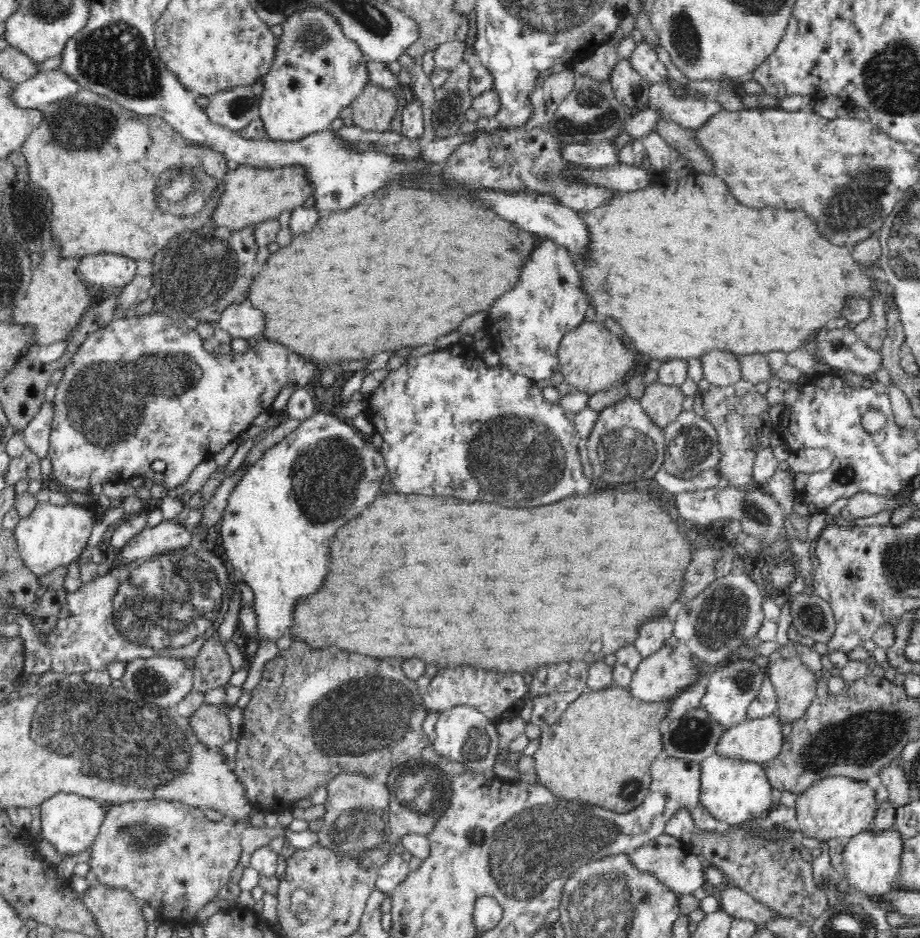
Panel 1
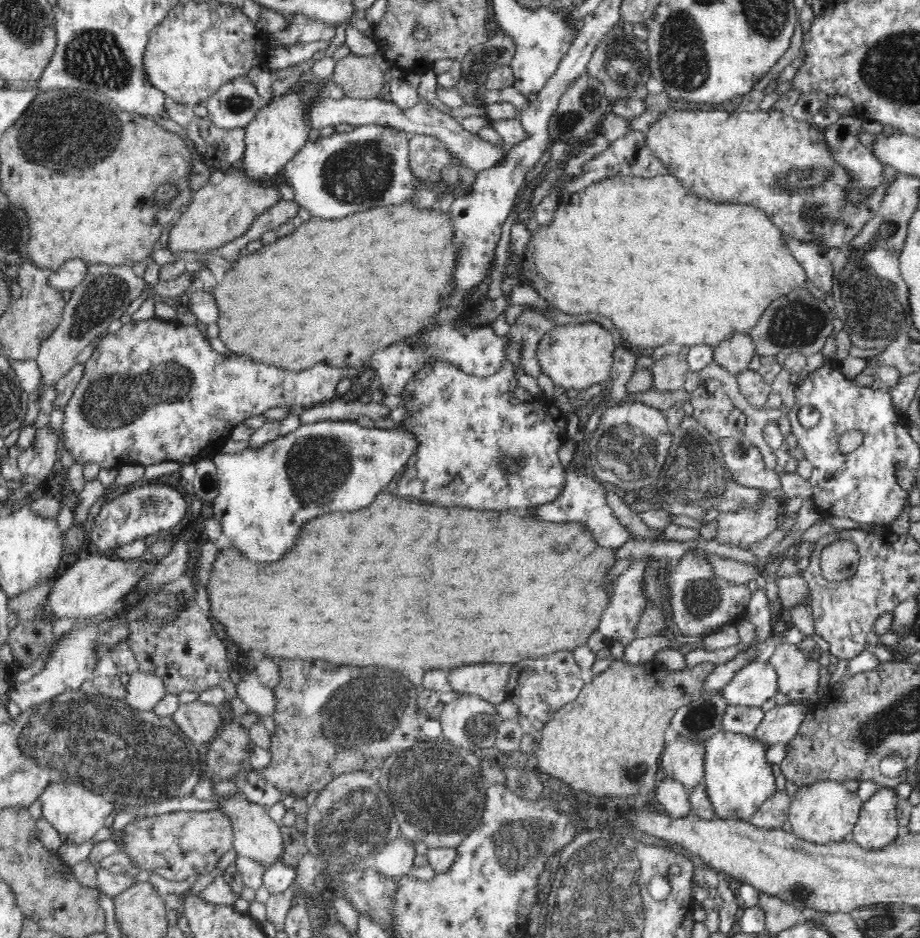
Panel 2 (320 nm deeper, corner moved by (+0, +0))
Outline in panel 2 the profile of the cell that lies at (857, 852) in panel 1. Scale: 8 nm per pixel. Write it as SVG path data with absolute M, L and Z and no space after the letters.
M881 787L872 795L868 802L863 802L860 816L853 828L853 841L868 852L878 852L896 842L898 836L904 832L898 822L896 810L897 794L893 787Z

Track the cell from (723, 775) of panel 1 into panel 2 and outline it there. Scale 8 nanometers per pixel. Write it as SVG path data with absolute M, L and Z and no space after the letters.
M720 730L705 742L703 780L717 818L747 822L777 791L773 766L766 759L767 748L751 736Z

